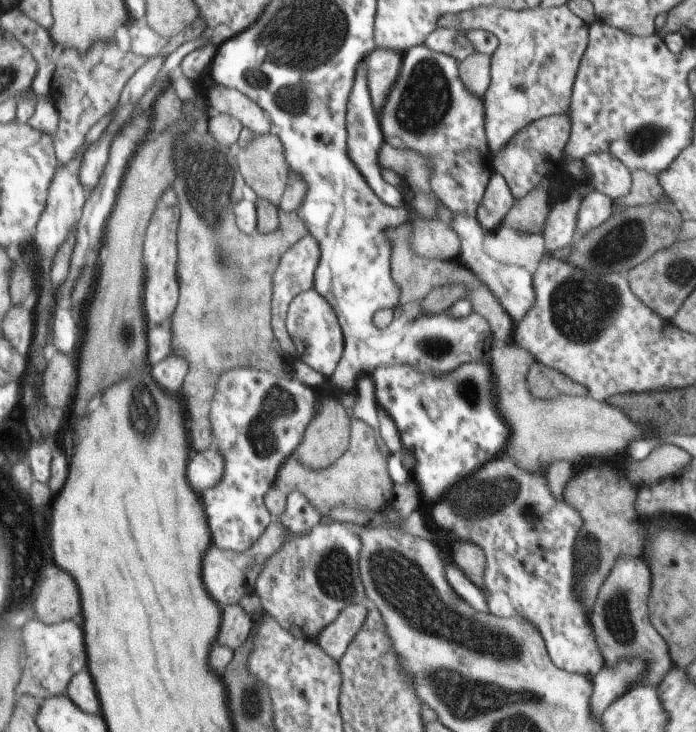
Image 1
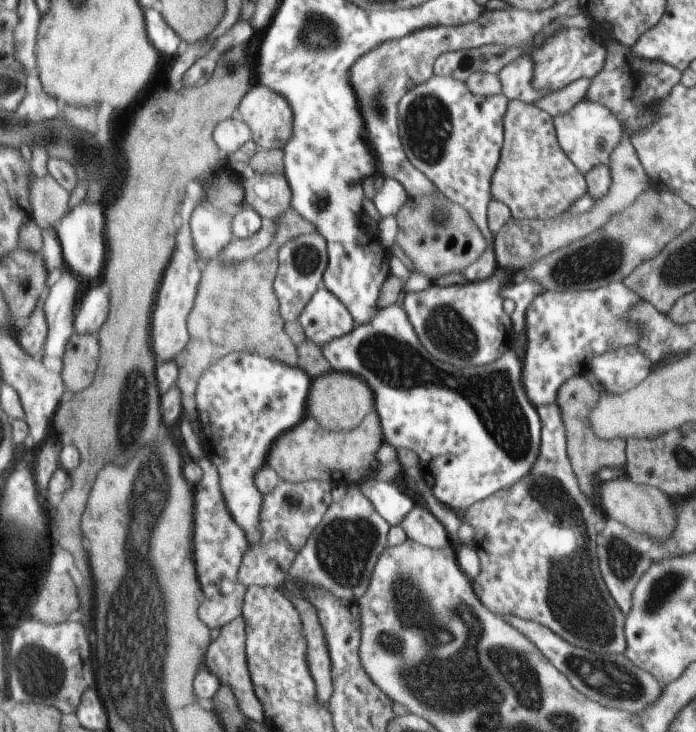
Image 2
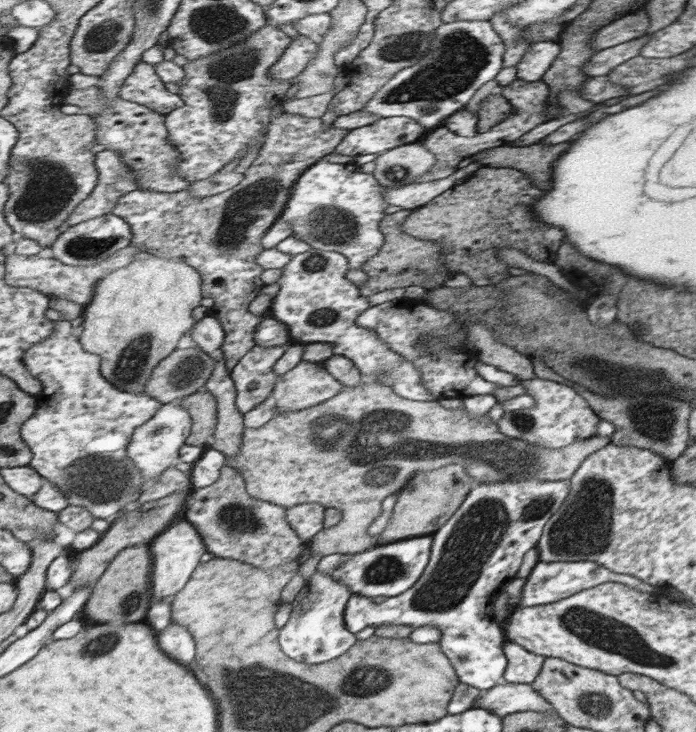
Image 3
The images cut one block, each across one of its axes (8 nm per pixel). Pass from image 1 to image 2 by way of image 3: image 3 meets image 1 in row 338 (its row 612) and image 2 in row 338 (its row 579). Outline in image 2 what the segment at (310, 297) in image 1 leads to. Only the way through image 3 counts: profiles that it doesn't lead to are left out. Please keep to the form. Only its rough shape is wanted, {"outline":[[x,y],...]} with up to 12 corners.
{"outline":[[325,286],[299,316],[317,346],[355,328],[351,312]]}

